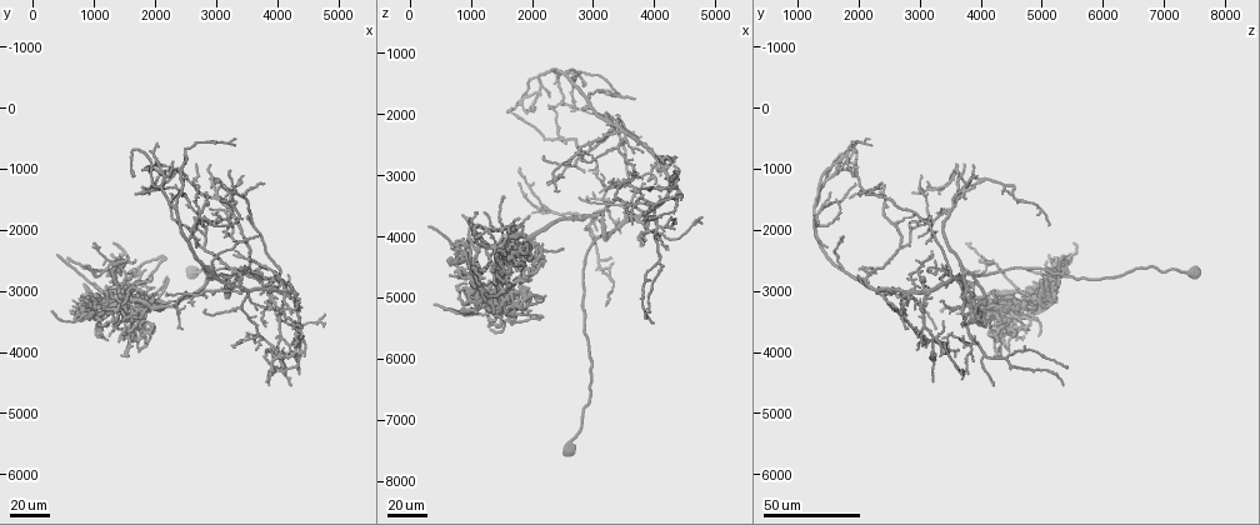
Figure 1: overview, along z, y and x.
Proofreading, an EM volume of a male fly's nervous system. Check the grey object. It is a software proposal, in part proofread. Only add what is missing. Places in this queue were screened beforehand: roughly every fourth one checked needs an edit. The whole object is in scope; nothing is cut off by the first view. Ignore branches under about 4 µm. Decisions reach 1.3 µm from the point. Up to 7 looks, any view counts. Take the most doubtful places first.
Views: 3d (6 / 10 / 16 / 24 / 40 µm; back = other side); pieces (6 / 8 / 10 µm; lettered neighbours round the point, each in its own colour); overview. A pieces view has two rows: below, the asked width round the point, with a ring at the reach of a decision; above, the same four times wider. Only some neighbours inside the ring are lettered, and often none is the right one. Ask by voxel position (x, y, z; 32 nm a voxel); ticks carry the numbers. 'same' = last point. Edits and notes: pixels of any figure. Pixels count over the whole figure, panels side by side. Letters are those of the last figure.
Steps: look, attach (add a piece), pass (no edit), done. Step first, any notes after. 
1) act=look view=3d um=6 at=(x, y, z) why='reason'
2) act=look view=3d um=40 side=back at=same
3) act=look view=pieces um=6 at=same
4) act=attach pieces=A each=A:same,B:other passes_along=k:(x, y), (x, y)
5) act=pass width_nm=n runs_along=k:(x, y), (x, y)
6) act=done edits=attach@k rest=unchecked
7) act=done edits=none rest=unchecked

act=look view=3d um=40 at=(1100, 3700, 4500) why='free end'

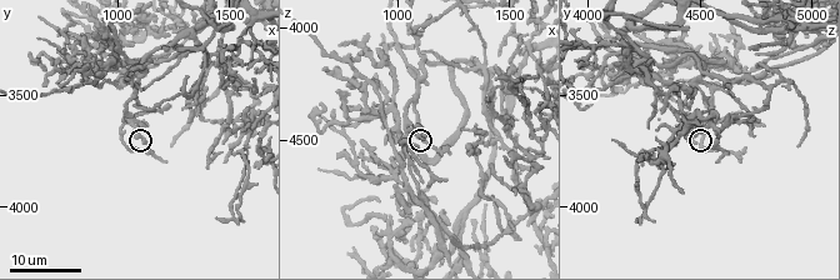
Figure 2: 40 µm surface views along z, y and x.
act=look view=pieces um=8 at=(1120, 3710, 4480)

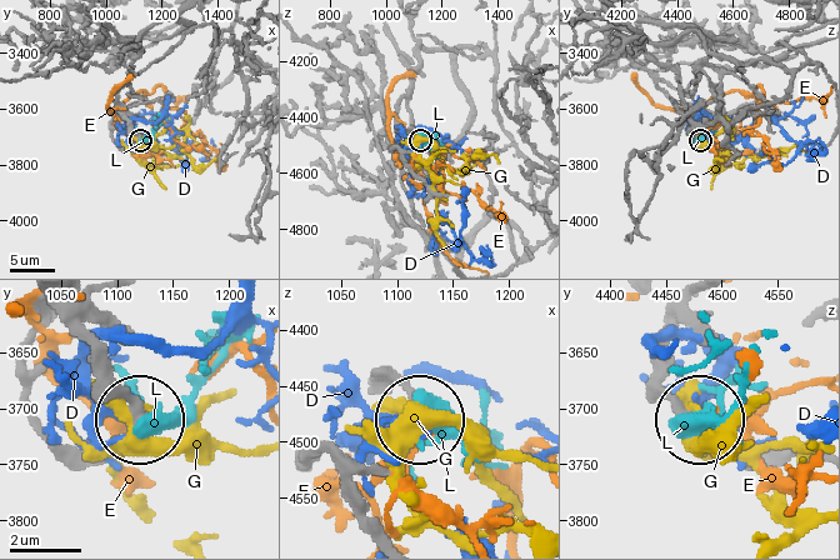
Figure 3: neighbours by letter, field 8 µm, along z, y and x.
act=pass each=D:other,E:other,G:other,L:other found='no lettered piece goes on from it'

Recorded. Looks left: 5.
act=look view=3d um=24 at=(4250, 4550, 4200) why='tapers out'

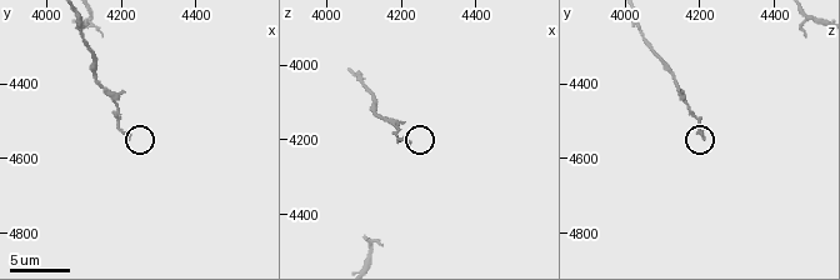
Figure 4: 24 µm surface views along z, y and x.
act=look view=pieces um=8 at=(4220, 4530, 4200) why='see the neighbours'

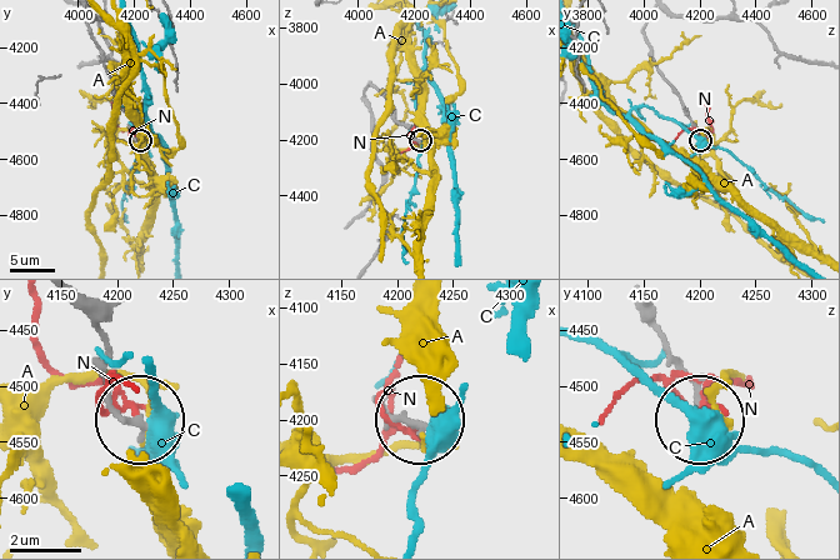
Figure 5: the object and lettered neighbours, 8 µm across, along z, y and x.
act=pass each=A:other,C:other,N:other found='none of them fits'

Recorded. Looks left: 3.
act=look view=3d um=40 at=(3250, 1050, 1950) why='long arm stops here'

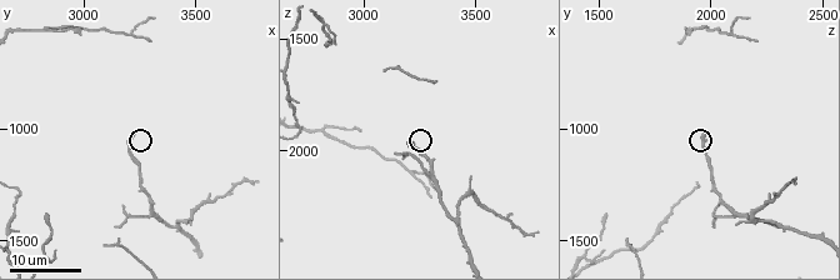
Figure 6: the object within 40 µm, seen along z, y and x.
act=look view=pieces um=6 at=(3220, 1040, 1970)

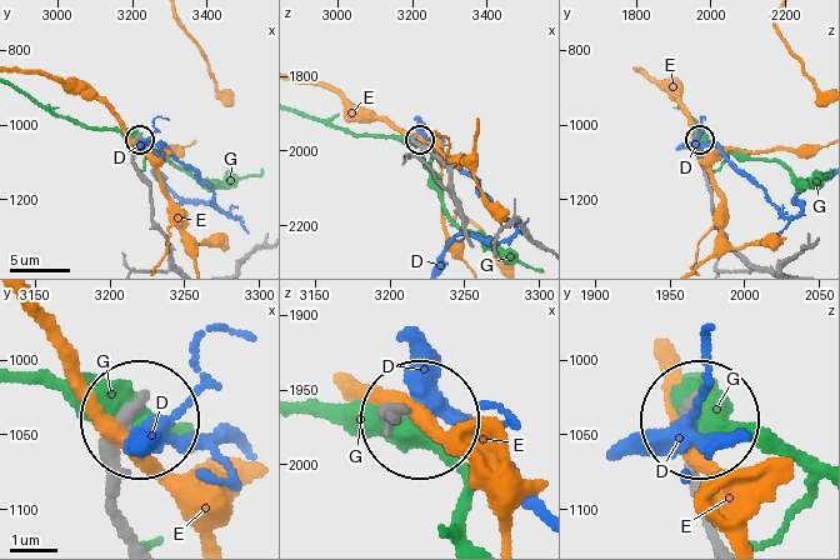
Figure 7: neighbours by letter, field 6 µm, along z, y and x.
act=pass each=D:other,E:other,G:other found='no lettered piece goes on from it'

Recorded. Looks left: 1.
act=done edits=none rest=unchecked

